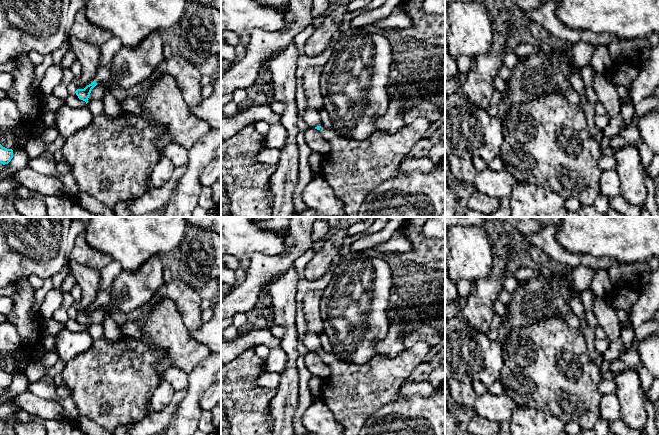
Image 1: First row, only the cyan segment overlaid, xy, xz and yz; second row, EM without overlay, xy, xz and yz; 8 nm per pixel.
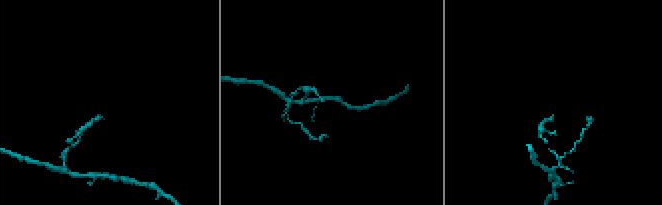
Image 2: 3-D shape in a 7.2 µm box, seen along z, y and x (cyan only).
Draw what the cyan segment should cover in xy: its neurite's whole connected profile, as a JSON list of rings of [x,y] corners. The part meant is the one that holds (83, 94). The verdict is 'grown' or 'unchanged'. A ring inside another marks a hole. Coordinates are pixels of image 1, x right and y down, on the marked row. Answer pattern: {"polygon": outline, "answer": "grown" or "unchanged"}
{"polygon": [[[175,53],[172,57],[164,59],[154,71],[154,73],[142,83],[130,88],[119,87],[112,78],[110,66],[101,67],[98,69],[96,79],[84,89],[75,91],[79,99],[88,103],[88,98],[92,89],[97,85],[105,85],[110,88],[113,96],[118,102],[124,98],[132,98],[139,104],[143,100],[147,87],[159,76],[172,76],[181,91],[185,103],[193,109],[197,109],[203,102],[200,86],[201,72],[199,67],[192,62]]], "answer": "grown"}

